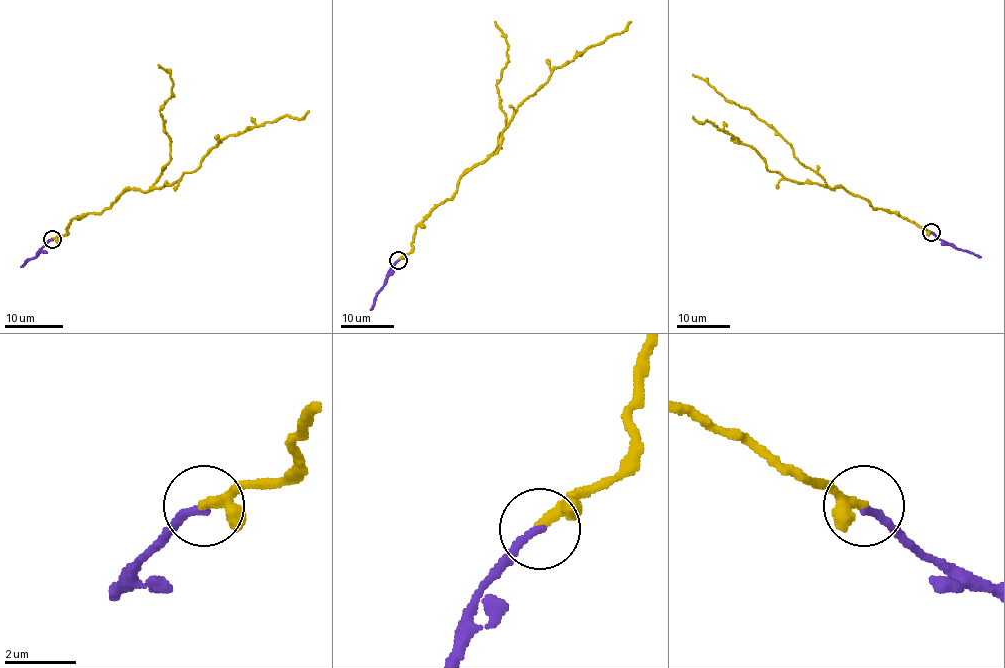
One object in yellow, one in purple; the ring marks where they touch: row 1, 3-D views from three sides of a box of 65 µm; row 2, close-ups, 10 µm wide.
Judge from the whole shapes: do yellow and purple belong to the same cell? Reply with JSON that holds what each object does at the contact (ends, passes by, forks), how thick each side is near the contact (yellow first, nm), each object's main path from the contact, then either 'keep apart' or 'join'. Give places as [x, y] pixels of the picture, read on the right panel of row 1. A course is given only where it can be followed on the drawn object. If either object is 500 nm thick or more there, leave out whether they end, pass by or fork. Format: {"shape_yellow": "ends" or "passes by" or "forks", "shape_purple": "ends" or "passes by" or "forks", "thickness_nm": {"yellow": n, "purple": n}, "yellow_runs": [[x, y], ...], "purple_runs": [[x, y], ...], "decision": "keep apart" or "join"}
{"shape_yellow": "passes by", "shape_purple": "ends", "thickness_nm": {"yellow": 220, "purple": 240}, "yellow_runs": [[931, 232], [874, 208], [843, 187], [784, 178], [771, 171], [752, 148], [707, 120], [699, 123], [693, 116]], "purple_runs": [[931, 232], [981, 257]], "decision": "join"}

